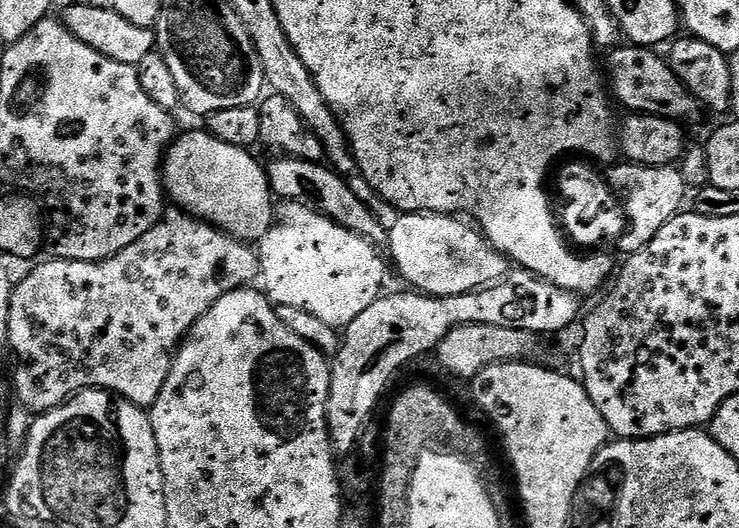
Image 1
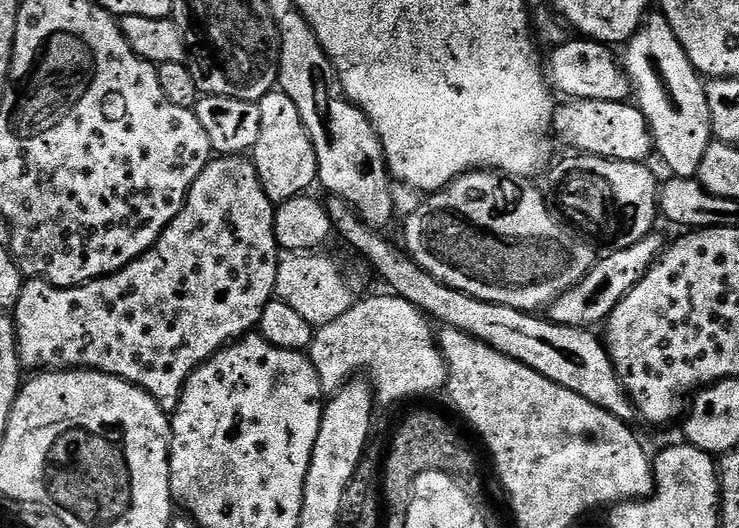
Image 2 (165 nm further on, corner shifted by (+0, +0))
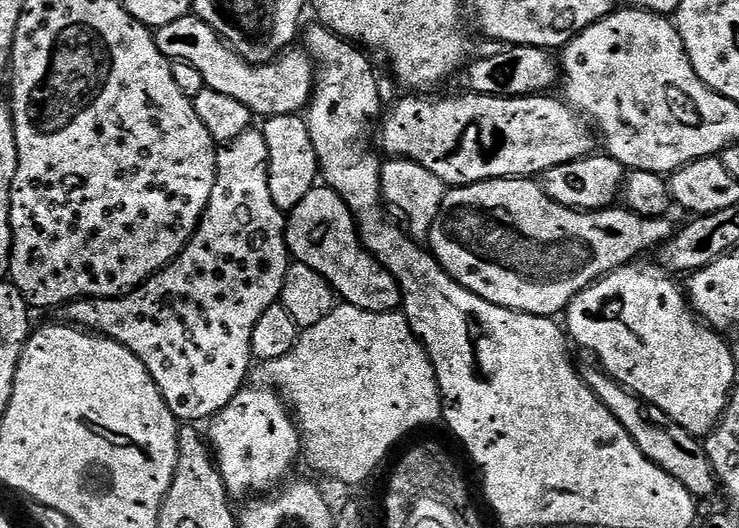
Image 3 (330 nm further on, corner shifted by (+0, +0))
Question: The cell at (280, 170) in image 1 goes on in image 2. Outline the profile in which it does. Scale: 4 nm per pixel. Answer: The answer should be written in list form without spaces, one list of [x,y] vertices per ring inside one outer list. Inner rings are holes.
[[[332,198],[329,201],[326,207],[335,235],[341,236],[358,255],[365,256],[369,266],[392,287],[389,289],[395,295],[406,298],[406,302],[427,314],[437,325],[453,328],[481,340],[486,346],[506,354],[506,358],[514,358],[514,362],[522,362],[522,366],[542,374],[542,378],[550,378],[550,382],[566,390],[574,390],[574,394],[586,398],[586,402],[594,402],[594,406],[614,414],[622,421],[632,422],[632,419],[637,419],[636,407],[626,394],[601,337],[595,331],[555,324],[553,320],[531,312],[520,312],[517,308],[486,302],[462,290],[454,290],[417,266],[415,260],[399,247],[396,249],[384,237],[383,231],[361,220],[355,208],[351,208],[344,200]]]

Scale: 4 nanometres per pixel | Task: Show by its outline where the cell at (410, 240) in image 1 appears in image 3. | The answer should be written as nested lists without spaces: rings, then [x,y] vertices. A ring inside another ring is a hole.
[[[505,178],[502,180],[483,180],[477,184],[467,184],[461,188],[452,188],[445,191],[444,200],[441,202],[440,212],[434,218],[432,228],[426,235],[426,244],[436,261],[447,270],[466,290],[486,298],[486,302],[494,302],[503,308],[509,308],[515,312],[525,312],[535,316],[555,317],[556,312],[563,313],[568,304],[581,292],[583,288],[589,288],[593,282],[599,280],[601,276],[606,276],[616,268],[622,268],[625,264],[633,263],[643,252],[657,249],[665,241],[671,240],[676,235],[677,225],[672,225],[668,221],[667,215],[662,216],[640,216],[636,212],[623,206],[613,206],[602,208],[599,212],[581,212],[575,208],[567,208],[558,202],[554,202],[544,193],[543,187],[532,178]]]

